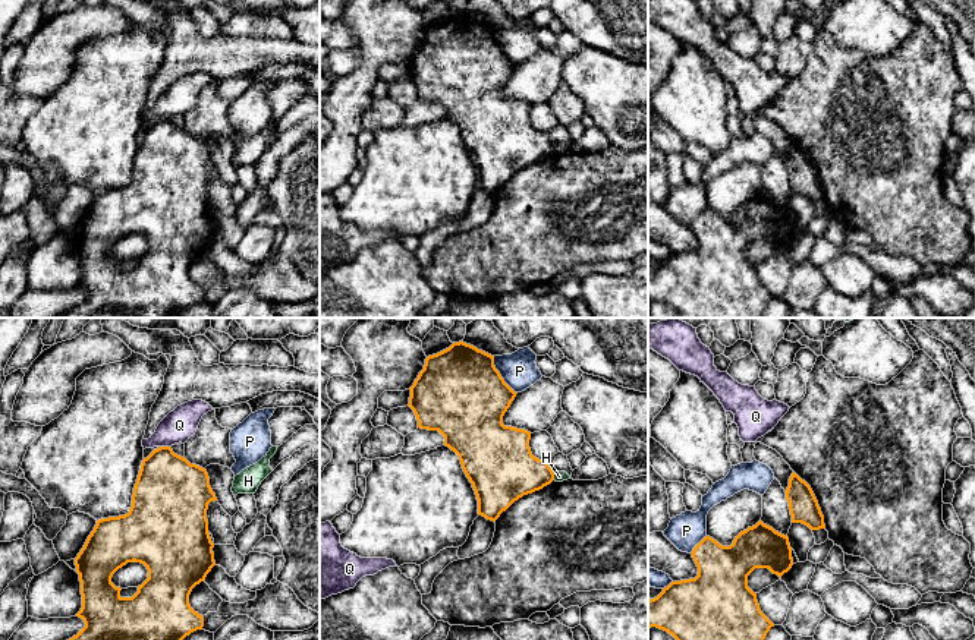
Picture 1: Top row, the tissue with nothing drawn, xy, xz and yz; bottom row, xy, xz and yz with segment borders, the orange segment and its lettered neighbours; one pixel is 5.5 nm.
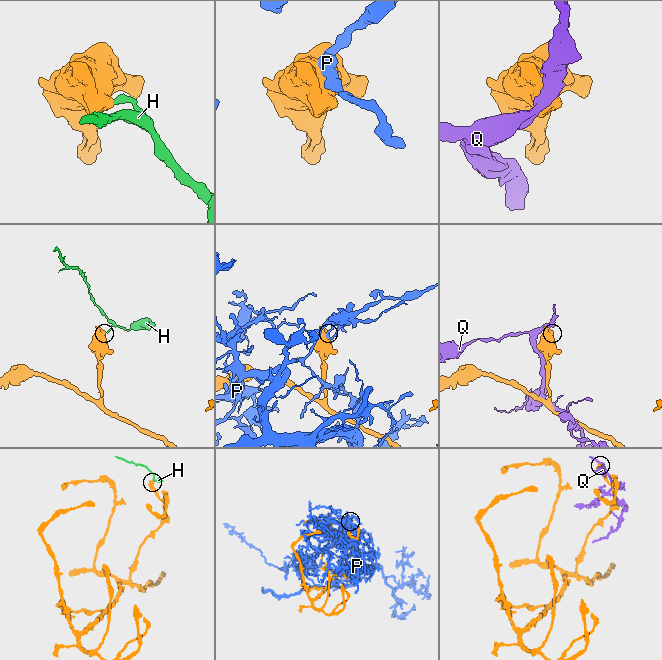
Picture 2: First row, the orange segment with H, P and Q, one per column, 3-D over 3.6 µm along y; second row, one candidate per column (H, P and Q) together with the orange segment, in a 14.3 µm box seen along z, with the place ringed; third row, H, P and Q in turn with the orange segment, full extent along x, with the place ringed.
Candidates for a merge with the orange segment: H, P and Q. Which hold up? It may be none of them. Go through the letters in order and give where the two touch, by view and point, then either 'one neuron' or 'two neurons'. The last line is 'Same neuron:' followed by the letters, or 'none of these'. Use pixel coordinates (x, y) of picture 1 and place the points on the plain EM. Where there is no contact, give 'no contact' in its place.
H: xz (553, 148) | two neurons
P: xz (500, 47) | two neurons
Q: xy (164, 119) | two neurons
Same neuron: none of these

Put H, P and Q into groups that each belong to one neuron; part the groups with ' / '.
H / P / Q

